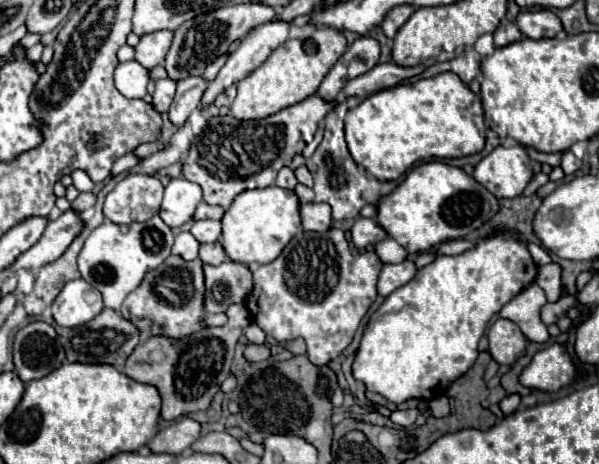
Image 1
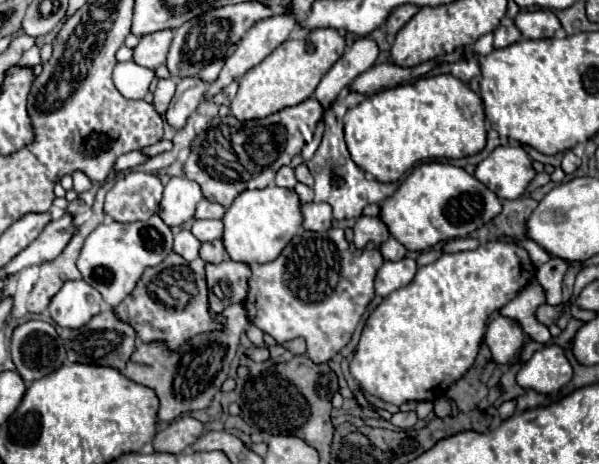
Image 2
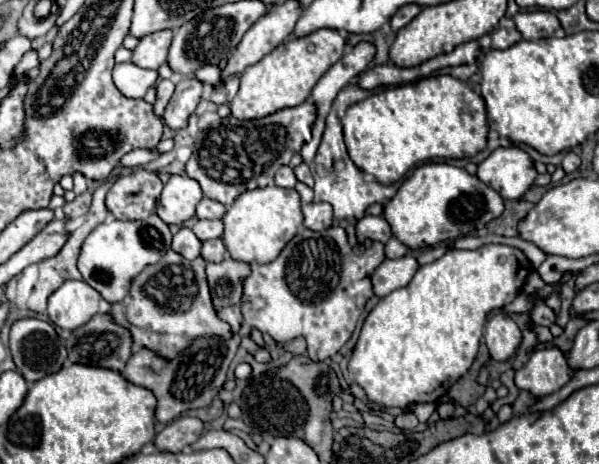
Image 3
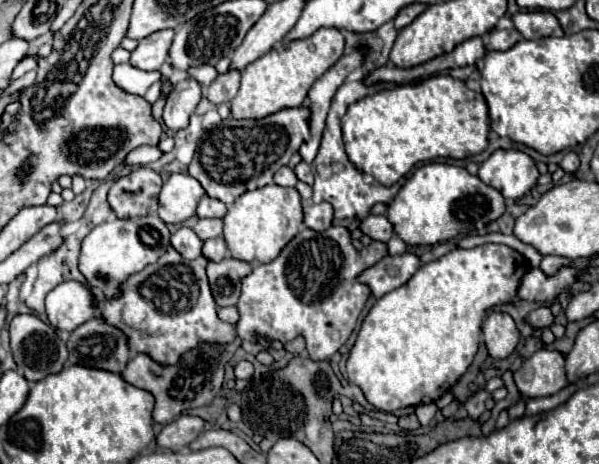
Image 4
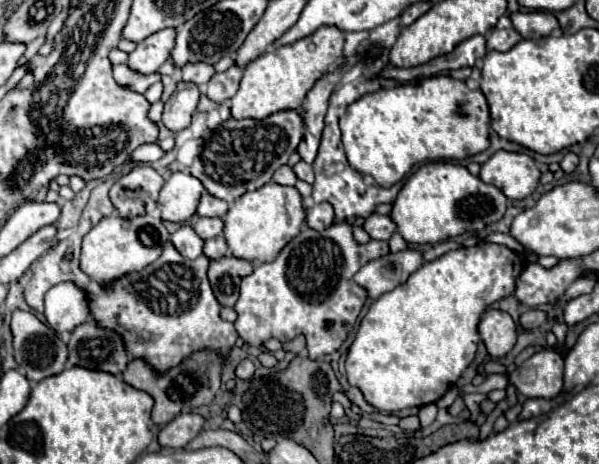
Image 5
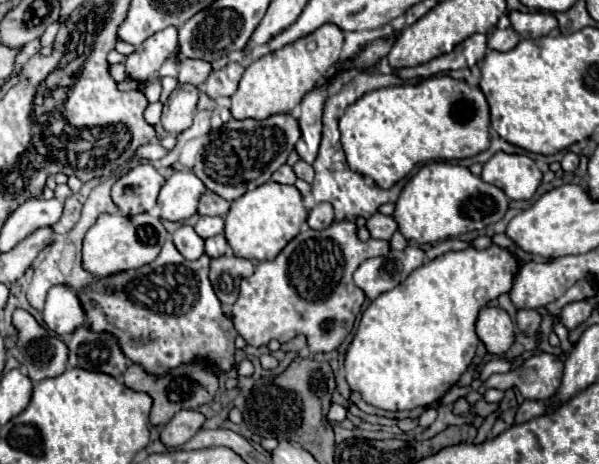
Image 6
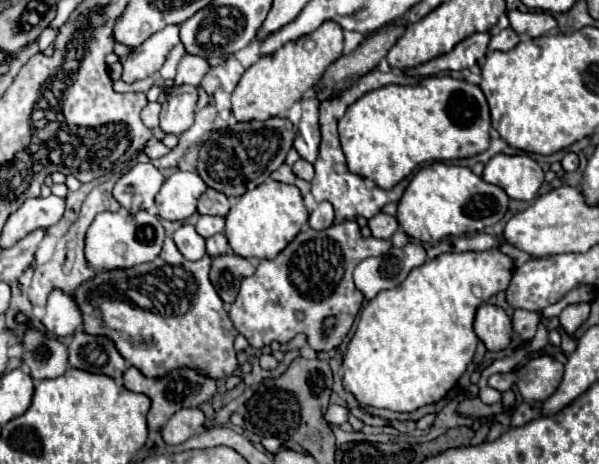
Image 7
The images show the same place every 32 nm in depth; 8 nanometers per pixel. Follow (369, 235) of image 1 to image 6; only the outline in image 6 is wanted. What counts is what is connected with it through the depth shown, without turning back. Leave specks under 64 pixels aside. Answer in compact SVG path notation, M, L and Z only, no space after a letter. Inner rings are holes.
M374 214L366 220L366 228L370 232L372 238L378 238L378 240L390 240L392 234L396 232L396 222L392 216L384 216L384 214Z

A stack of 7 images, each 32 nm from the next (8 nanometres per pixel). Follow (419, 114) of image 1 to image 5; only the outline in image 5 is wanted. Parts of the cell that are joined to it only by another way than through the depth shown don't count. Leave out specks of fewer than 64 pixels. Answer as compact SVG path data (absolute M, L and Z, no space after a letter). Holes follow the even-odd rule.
M430 76L418 84L400 84L362 96L354 104L350 104L346 114L340 118L340 130L342 144L352 168L362 174L370 174L380 186L390 188L418 162L436 158L464 160L478 152L484 152L490 144L490 114L486 98L480 90L470 90L462 80L454 80L452 76Z

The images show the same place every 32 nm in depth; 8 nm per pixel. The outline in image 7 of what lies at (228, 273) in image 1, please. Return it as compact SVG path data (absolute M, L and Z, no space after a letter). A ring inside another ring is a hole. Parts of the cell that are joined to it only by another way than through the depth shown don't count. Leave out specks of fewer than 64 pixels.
M224 254L212 258L212 268L210 268L210 282L216 288L218 296L226 306L230 306L240 290L240 282L246 276L252 276L254 264L242 256L236 254Z

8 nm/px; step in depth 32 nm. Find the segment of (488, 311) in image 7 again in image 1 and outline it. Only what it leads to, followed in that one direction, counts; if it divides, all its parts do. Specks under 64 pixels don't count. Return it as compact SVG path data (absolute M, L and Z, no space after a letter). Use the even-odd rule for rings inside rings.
M498 318L488 330L488 340L490 354L500 366L512 366L520 356L526 354L528 340L520 332L520 328L510 320Z

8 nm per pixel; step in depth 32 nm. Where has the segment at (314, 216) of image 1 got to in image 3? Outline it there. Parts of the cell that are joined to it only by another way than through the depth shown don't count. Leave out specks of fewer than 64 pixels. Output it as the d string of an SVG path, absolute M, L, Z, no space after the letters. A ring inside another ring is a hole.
M318 202L318 204L302 204L304 214L304 226L308 230L328 230L332 226L332 206Z

